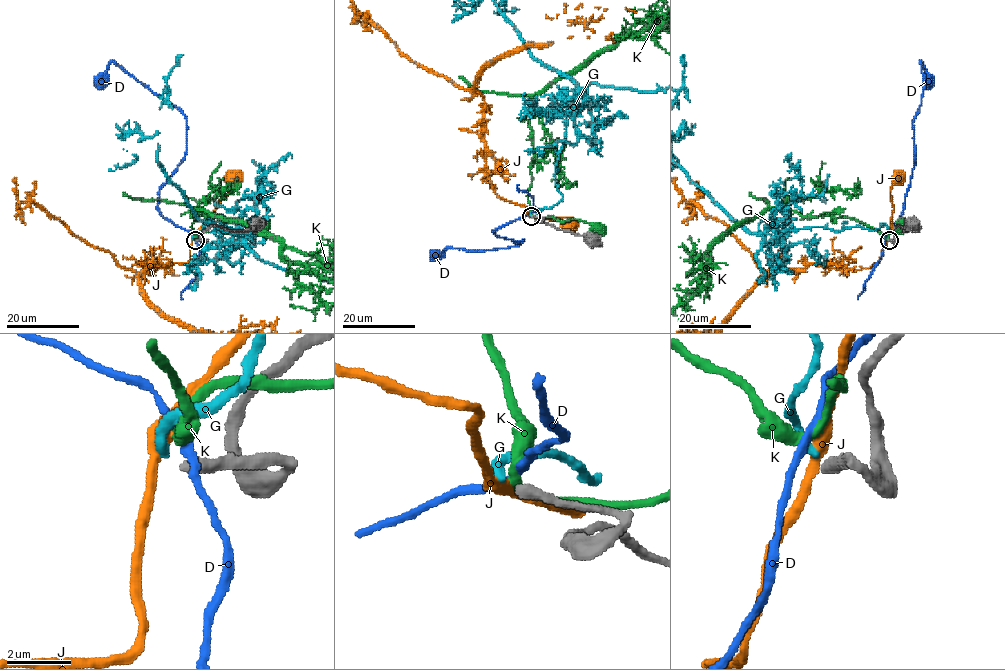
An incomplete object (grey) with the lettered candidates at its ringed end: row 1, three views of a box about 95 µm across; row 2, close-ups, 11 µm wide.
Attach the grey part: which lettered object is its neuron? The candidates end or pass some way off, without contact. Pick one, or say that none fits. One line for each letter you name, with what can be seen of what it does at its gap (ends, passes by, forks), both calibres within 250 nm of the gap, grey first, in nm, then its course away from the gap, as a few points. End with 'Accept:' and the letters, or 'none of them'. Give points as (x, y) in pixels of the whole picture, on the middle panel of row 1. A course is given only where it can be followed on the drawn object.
G: it ends | 360/280 nm
Accept: G

